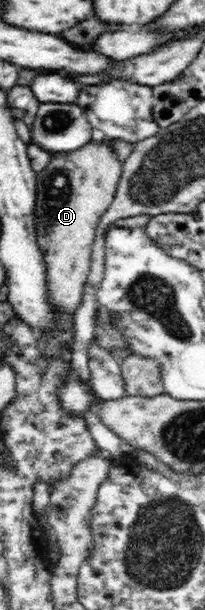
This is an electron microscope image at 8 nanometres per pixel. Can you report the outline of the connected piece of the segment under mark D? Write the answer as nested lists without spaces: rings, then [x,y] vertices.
[[[107,138],[101,141],[85,143],[79,148],[65,154],[54,154],[45,170],[37,173],[35,214],[39,214],[39,246],[47,250],[47,266],[51,266],[51,294],[59,302],[59,310],[75,316],[85,295],[86,283],[92,264],[93,246],[96,230],[102,214],[111,206],[114,192],[118,185],[123,163],[119,161],[113,145]]]

